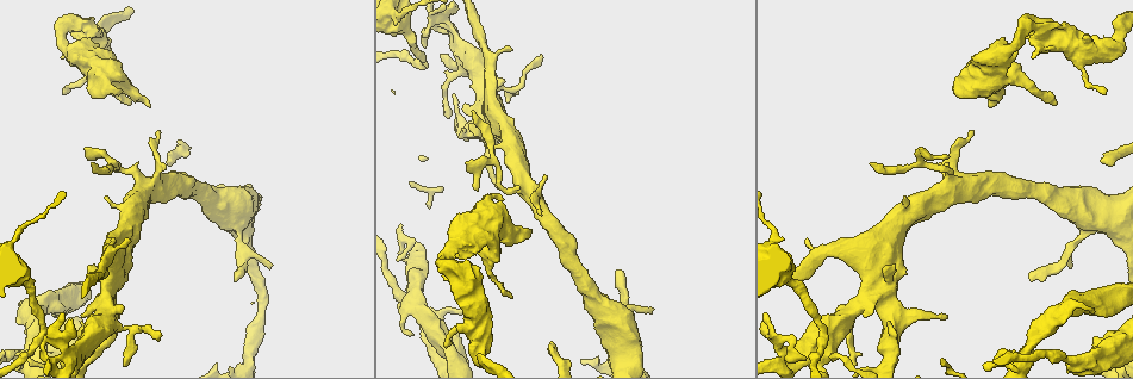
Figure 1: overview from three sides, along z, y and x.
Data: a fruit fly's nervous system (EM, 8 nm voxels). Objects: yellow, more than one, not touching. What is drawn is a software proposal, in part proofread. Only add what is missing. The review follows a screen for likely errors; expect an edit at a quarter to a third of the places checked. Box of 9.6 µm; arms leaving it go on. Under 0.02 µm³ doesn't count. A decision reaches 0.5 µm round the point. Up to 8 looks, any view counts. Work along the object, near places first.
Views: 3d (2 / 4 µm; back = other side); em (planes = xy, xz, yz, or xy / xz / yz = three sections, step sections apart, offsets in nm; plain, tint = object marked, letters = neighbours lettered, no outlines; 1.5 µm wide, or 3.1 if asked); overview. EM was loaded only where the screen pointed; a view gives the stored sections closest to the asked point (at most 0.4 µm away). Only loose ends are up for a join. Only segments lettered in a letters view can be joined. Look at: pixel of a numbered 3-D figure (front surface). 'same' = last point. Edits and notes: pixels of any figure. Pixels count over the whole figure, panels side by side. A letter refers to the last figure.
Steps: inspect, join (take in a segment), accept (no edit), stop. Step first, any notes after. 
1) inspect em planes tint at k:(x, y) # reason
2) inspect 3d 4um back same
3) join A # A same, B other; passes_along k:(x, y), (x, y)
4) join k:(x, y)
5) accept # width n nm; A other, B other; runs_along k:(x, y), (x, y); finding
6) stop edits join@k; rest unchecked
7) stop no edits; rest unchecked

inspect 3d 2um at 1:(1072, 266) # tapers out

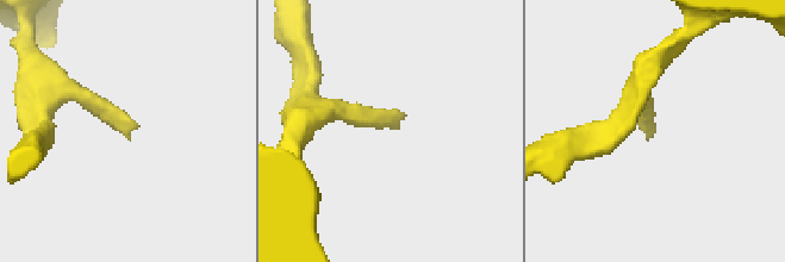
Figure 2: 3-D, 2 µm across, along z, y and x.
inspect em xz step 4 letters at 2:(647, 140)

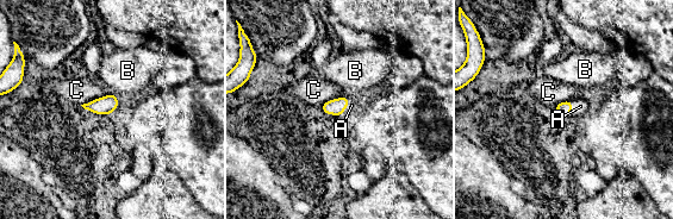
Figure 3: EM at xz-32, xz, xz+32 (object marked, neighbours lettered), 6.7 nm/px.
inspect em planes letters same # cut it another way

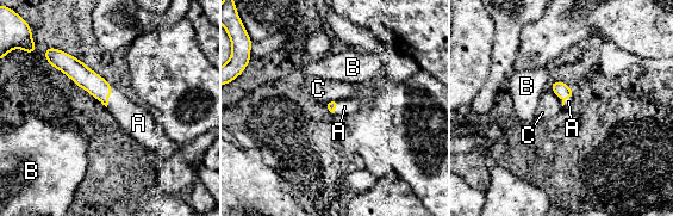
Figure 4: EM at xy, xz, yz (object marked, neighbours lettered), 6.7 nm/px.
join A # A same, B other, C other; passes_along 4:(562, 91), (566, 98), (568, 102); it goes on there

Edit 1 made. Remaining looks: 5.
inspect 3d 2um at 1:(1093, 311)

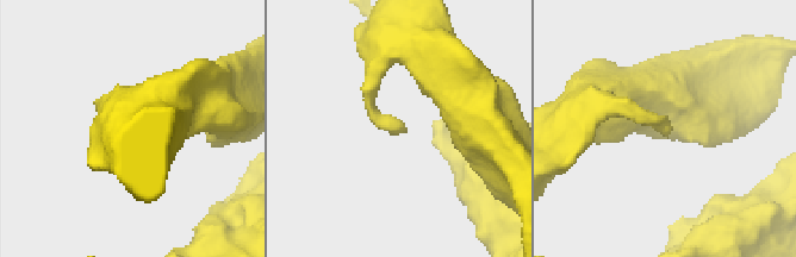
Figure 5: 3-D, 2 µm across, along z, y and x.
inspect em yz step 4 letters at 5:(398, 133)

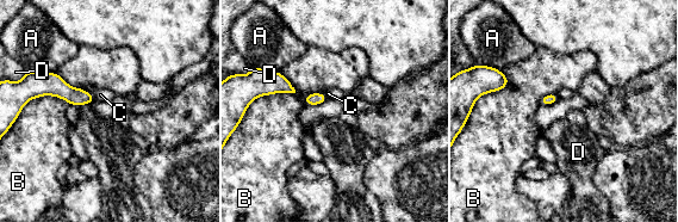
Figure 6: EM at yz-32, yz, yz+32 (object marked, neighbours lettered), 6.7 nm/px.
accept # longest_contact B 280 nm; A other, B other, C other, D other; border 6:(296, 90), (262, 94), (256, 99); no lettered segment goes on from it

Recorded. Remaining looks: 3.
stop edits join@4; rest unchecked

